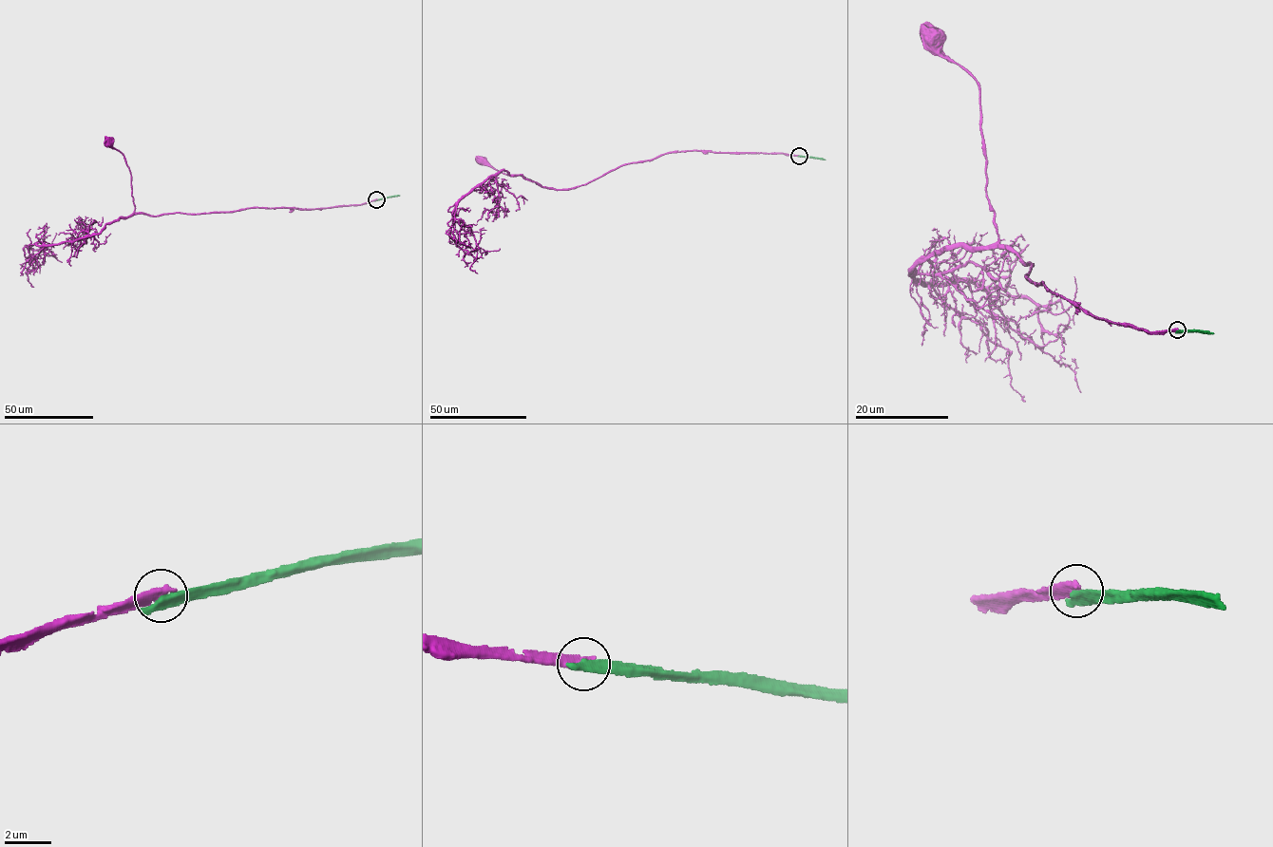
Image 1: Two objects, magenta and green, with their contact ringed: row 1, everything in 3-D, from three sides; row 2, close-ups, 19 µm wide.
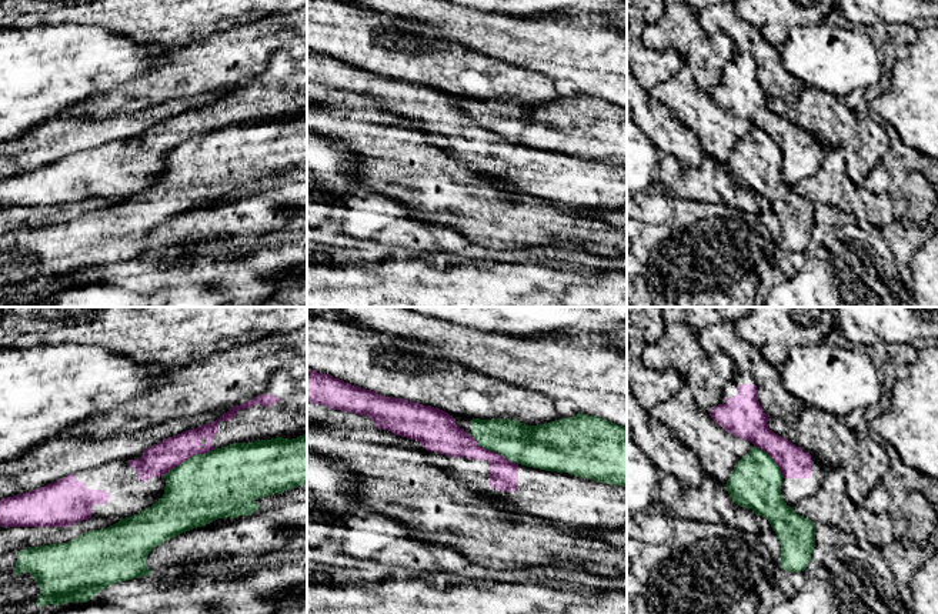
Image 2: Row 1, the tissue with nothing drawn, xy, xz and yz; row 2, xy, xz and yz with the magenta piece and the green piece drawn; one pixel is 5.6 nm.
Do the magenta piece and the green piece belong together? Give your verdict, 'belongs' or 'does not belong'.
does not belong

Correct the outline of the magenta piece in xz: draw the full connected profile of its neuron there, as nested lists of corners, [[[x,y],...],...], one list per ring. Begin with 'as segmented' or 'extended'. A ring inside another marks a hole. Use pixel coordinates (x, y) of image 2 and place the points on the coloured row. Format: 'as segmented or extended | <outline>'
extended | [[[307,368],[307,403],[365,416],[380,430],[415,440],[418,450],[427,454],[428,464],[445,468],[471,491],[493,495],[518,511],[568,528],[583,527],[604,533],[627,530],[625,485],[611,485],[568,473],[545,471],[513,463],[495,451],[483,448],[473,436],[454,423],[453,416],[440,408],[404,398],[384,397],[313,368]]]

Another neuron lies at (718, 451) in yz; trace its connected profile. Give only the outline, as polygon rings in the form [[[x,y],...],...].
[[[685,383],[671,400],[648,414],[670,428],[698,457],[702,473],[720,484],[727,484],[734,467],[752,446],[725,431],[701,410]]]

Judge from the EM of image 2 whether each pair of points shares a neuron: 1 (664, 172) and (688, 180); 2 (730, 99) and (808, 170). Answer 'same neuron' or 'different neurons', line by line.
1: same neuron
2: same neuron

